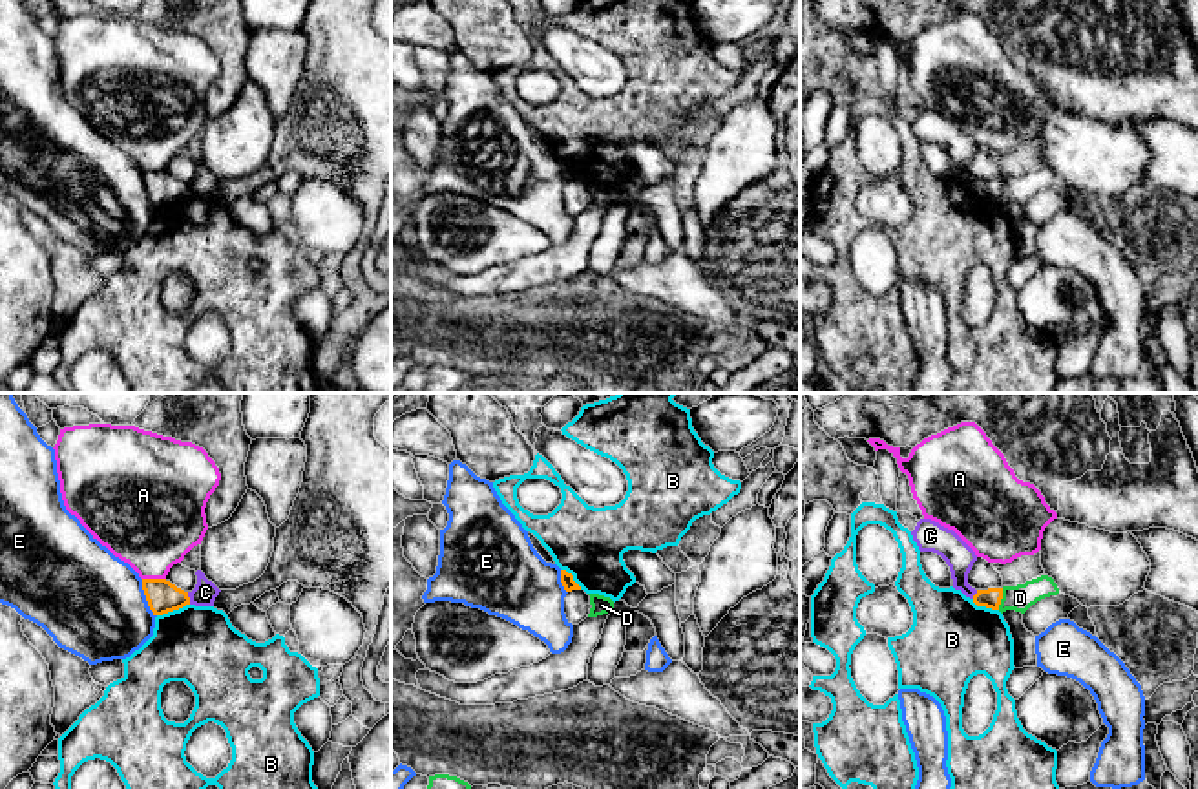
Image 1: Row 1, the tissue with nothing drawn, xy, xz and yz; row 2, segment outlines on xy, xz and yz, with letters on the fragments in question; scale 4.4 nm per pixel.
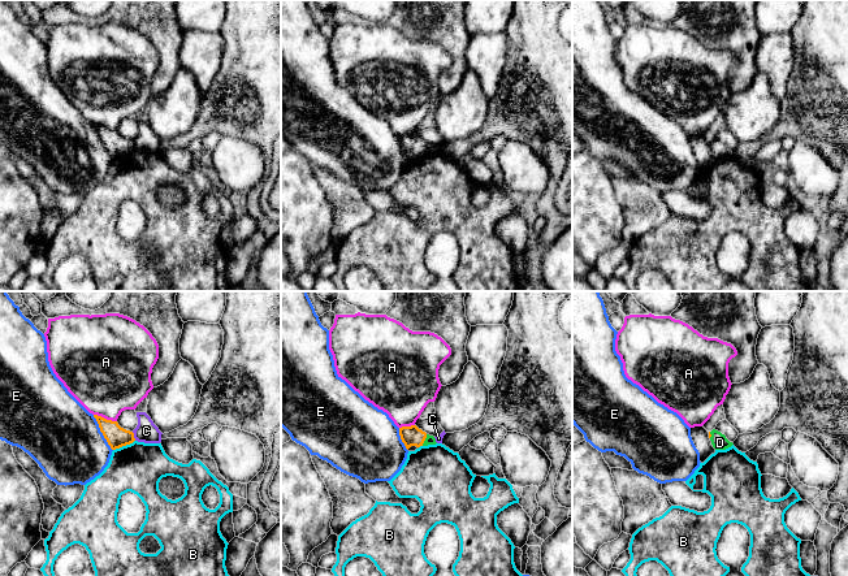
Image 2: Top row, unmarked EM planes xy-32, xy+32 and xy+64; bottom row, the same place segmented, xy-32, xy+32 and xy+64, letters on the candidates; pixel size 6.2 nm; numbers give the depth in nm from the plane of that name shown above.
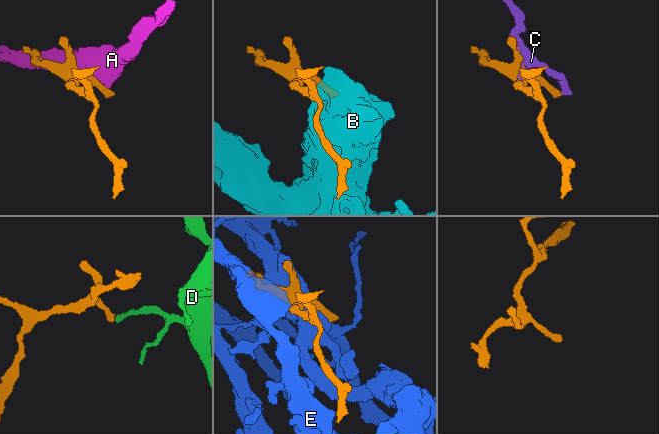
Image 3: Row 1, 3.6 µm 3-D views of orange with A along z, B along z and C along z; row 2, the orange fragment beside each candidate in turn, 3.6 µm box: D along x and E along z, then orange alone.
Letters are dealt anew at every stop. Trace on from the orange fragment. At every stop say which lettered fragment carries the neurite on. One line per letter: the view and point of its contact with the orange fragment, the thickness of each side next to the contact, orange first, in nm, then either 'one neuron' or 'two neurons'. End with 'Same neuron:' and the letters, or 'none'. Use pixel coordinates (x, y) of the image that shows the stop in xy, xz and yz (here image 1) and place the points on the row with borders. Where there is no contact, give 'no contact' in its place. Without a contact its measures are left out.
A: meets orange in xy at (154, 579); 140 nm thick on the orange side, 400 nm on the other; two neurons
B: meets orange in xy at (172, 610); 140 nm thick on the orange side, 340 nm on the other; two neurons
C: meets orange in xy at (189, 598); 140 nm thick on the orange side, 110 nm on the other; two neurons
D: meets orange in yz at (1001, 598); 90 nm thick on the orange side, 120 nm on the other; two neurons
E: meets orange in xy at (147, 598); 140 nm thick on the orange side, 460 nm on the other; two neurons
Same neuron: none

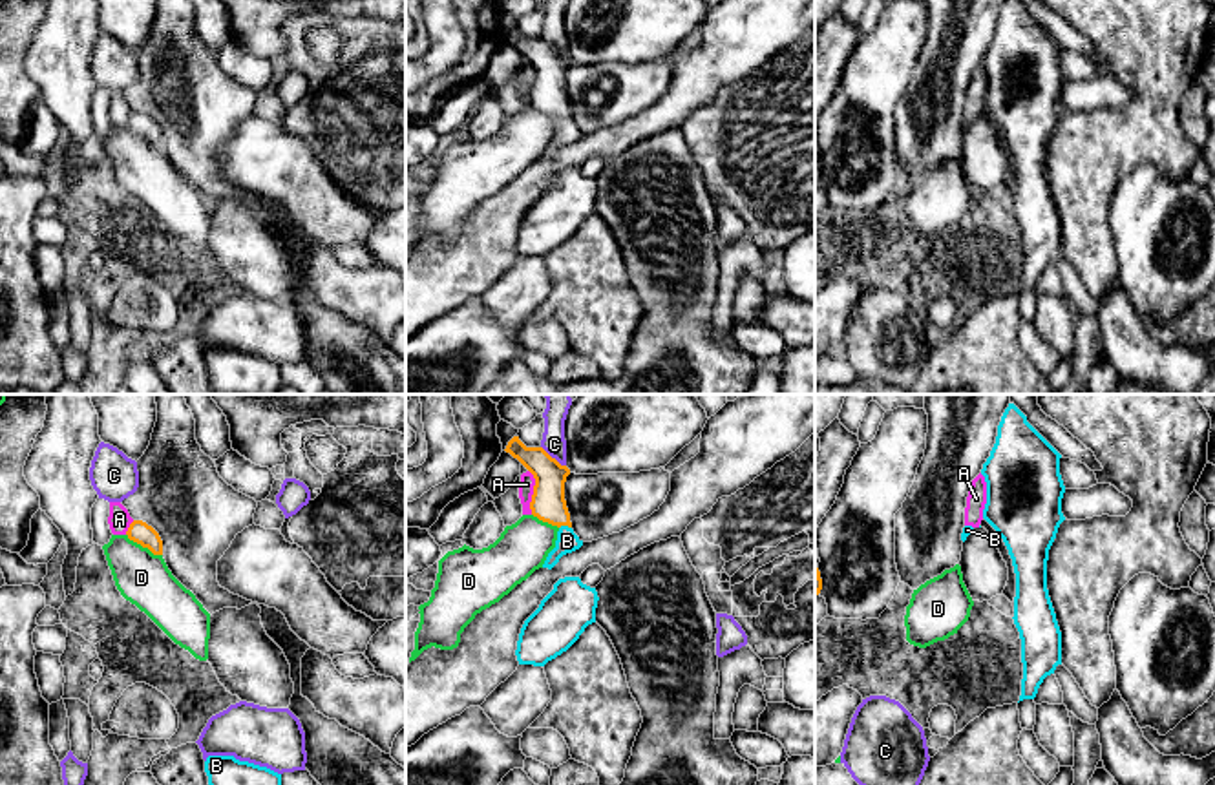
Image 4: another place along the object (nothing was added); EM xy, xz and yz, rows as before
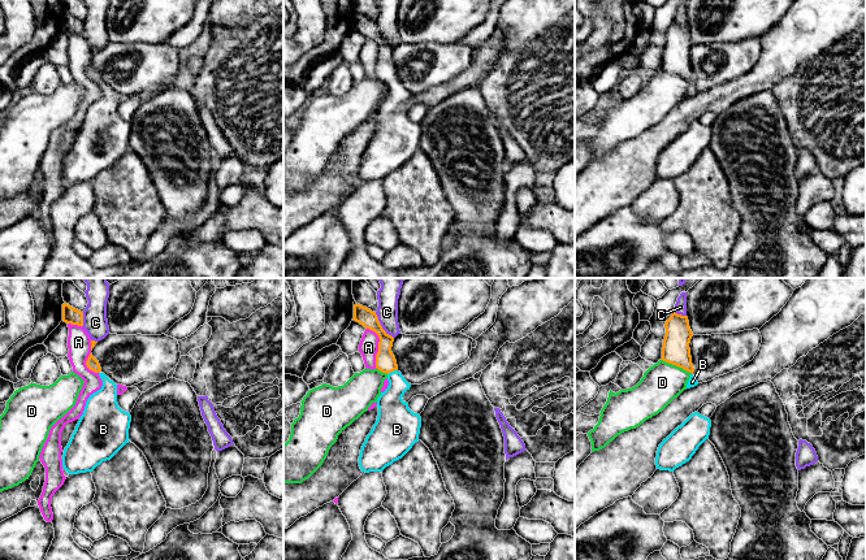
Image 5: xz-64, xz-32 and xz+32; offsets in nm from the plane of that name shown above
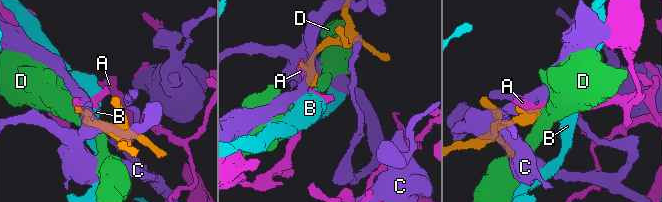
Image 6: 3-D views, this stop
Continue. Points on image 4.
A: meets orange in xz at (534, 491); 150 nm thick on the orange side, 70 nm on the other; two neurons
B: meets orange in xz at (565, 524); 150 nm thick on the orange side, 100 nm on the other; one neuron
C: meets orange in xz at (554, 459); 150 nm thick on the orange side, 110 nm on the other; two neurons
D: meets orange in xy at (143, 546); 100 nm thick on the orange side, 240 nm on the other; two neurons
Same neuron: B

